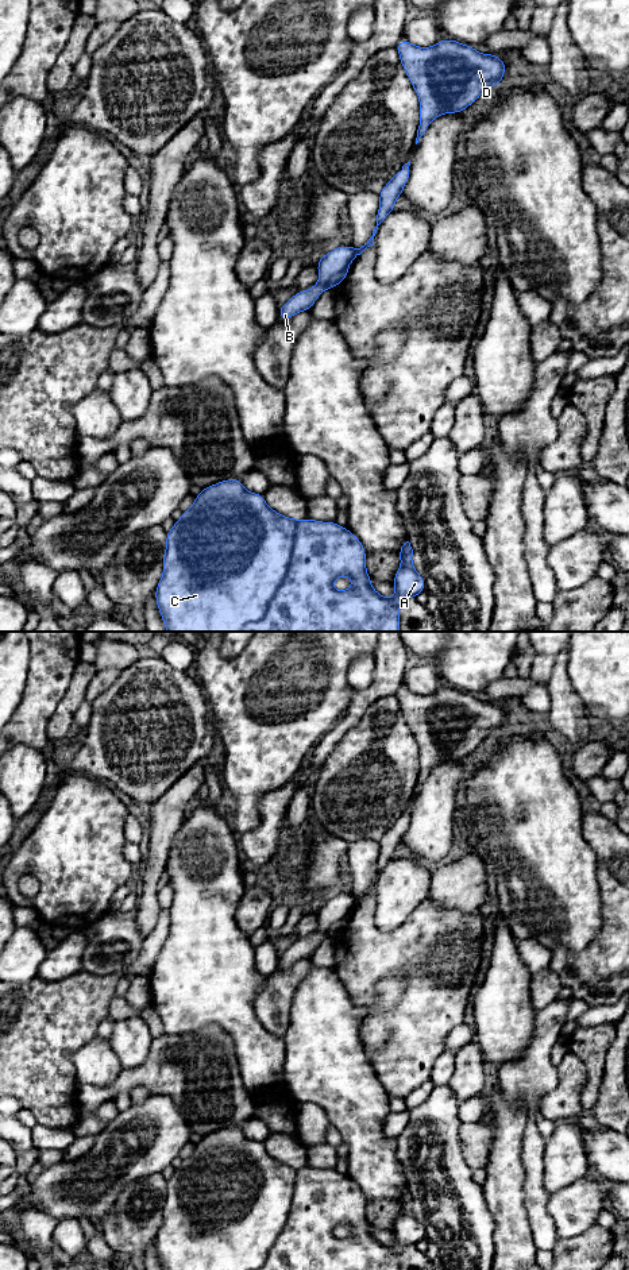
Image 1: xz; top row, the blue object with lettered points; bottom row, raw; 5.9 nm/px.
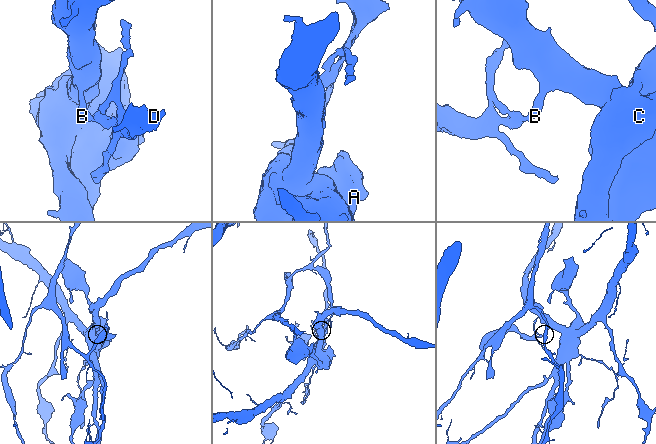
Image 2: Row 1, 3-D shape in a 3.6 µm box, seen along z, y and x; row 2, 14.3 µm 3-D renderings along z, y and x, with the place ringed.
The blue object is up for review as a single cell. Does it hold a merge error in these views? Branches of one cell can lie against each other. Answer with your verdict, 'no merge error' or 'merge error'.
merge error

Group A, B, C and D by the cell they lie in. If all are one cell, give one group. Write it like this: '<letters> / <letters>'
A B C / D

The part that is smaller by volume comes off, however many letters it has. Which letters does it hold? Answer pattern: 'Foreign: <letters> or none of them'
Foreign: D

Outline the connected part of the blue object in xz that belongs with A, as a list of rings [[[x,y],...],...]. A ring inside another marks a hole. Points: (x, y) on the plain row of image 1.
[[[240,1126],[225,1127],[201,1136],[200,1142],[194,1144],[193,1154],[182,1159],[181,1166],[166,1180],[166,1198],[162,1211],[163,1221],[154,1244],[163,1270],[400,1270],[401,1248],[406,1246],[416,1247],[418,1242],[425,1239],[425,1227],[416,1220],[413,1213],[410,1190],[406,1189],[397,1201],[401,1207],[401,1215],[391,1230],[395,1238],[394,1246],[385,1246],[371,1235],[371,1225],[366,1217],[366,1201],[362,1189],[335,1169],[323,1170],[309,1166],[288,1166],[273,1158],[266,1151],[263,1142],[247,1139]],[[339,1224],[350,1224],[352,1235],[344,1239],[335,1238],[332,1231]]]

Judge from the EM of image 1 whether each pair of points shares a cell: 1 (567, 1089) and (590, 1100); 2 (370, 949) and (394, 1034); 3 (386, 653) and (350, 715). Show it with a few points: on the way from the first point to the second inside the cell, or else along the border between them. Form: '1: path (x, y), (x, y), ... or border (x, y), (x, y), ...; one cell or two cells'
1: border (585, 1065), (586, 1081), (581, 1093), (583, 1110); two cells
2: path (396, 958), (413, 976), (413, 1008); one cell
3: path (386, 668), (386, 679), (365, 701); one cell

